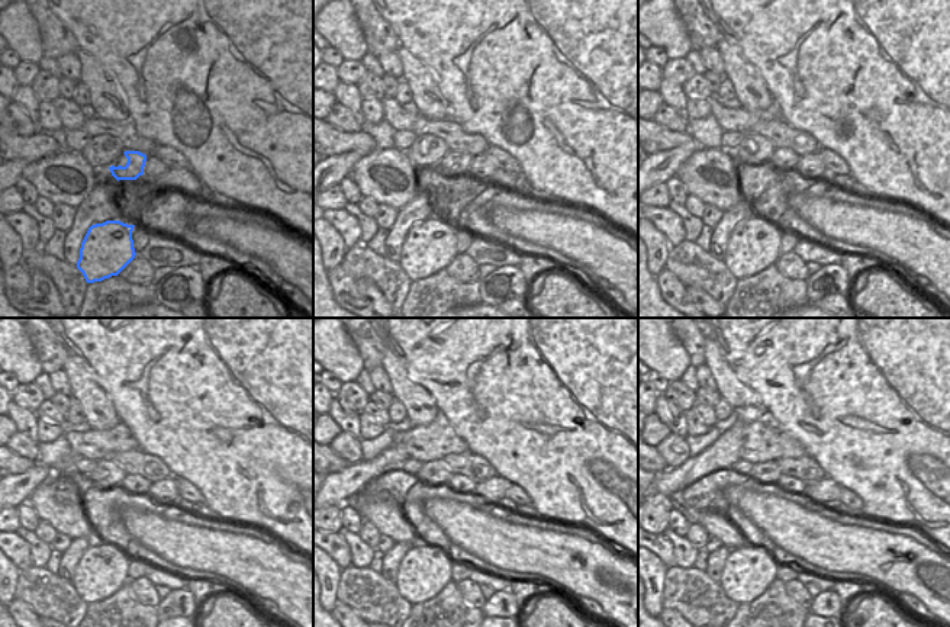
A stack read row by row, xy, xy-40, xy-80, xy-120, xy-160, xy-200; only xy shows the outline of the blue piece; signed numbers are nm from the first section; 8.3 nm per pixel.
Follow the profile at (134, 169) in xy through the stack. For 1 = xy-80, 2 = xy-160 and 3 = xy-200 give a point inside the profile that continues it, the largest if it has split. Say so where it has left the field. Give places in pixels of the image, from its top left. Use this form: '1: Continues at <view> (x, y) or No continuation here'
1: Continues at xy-80 (786, 158)
2: Continues at xy-160 (461, 484)
3: Continues at xy-200 (788, 484).

